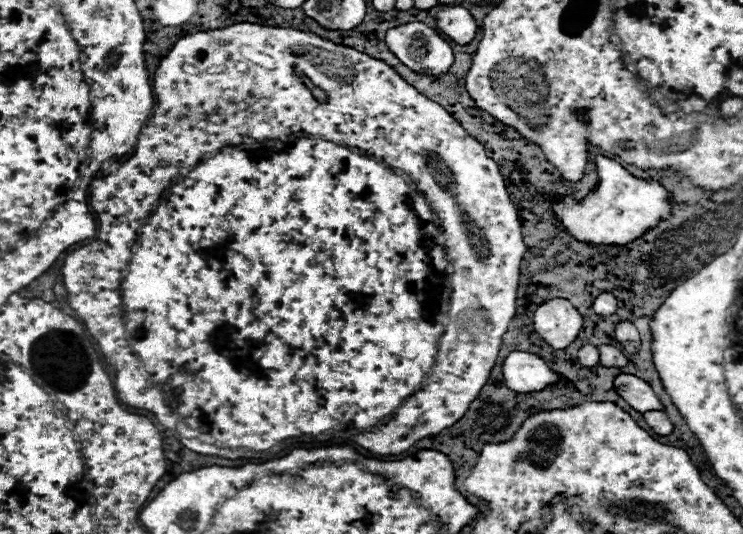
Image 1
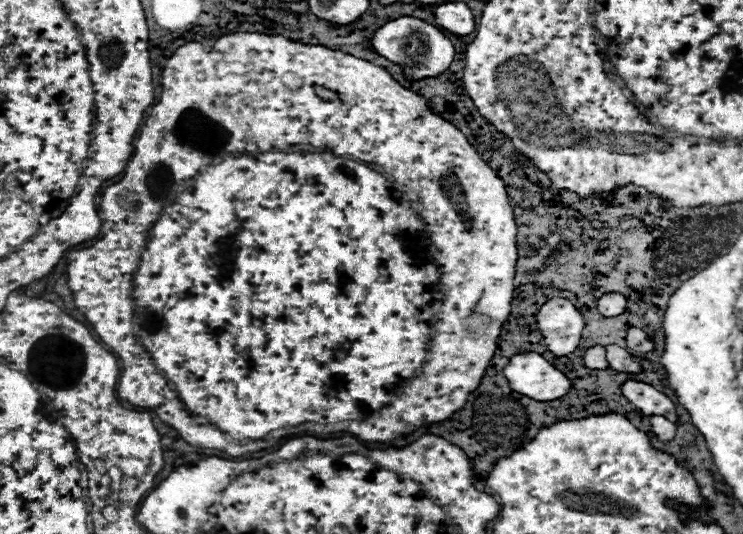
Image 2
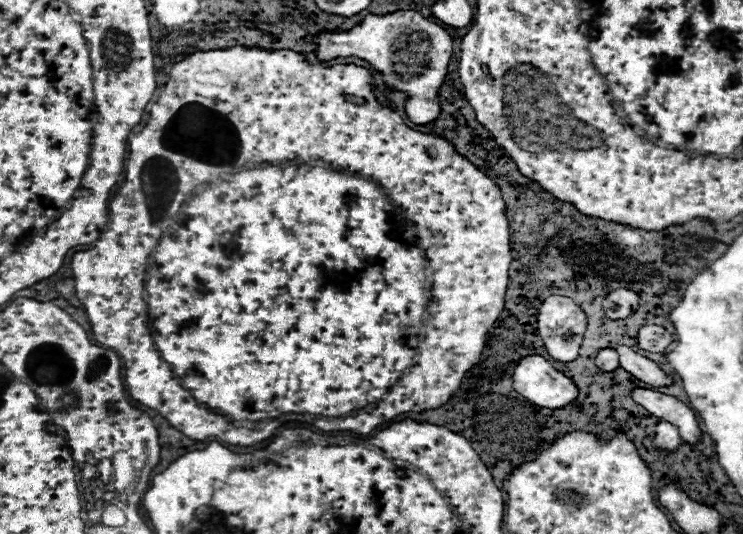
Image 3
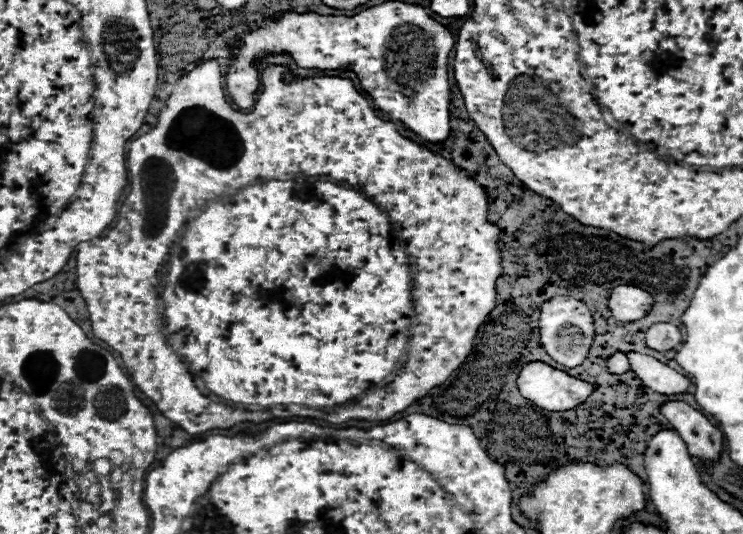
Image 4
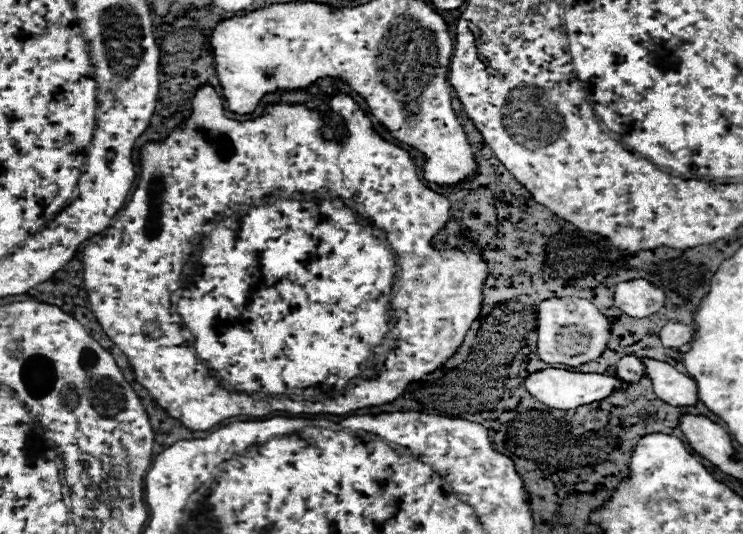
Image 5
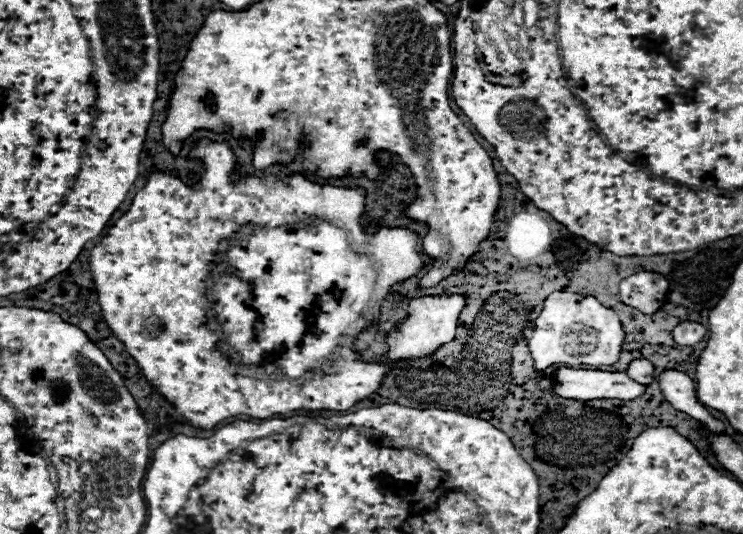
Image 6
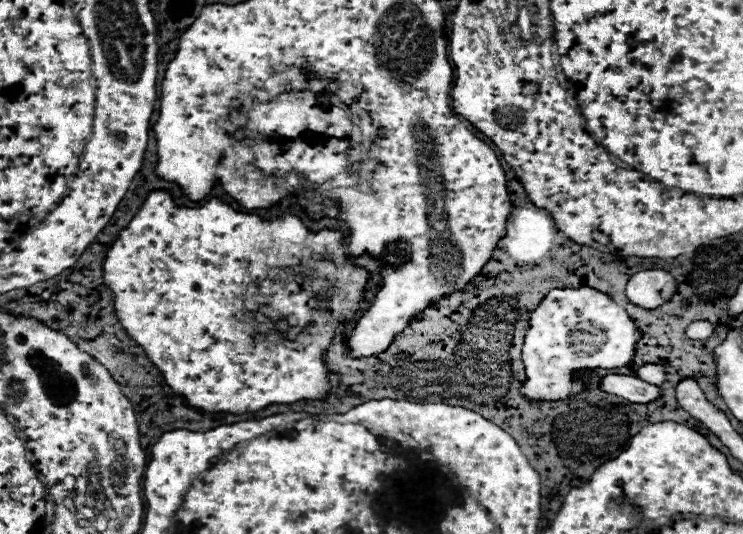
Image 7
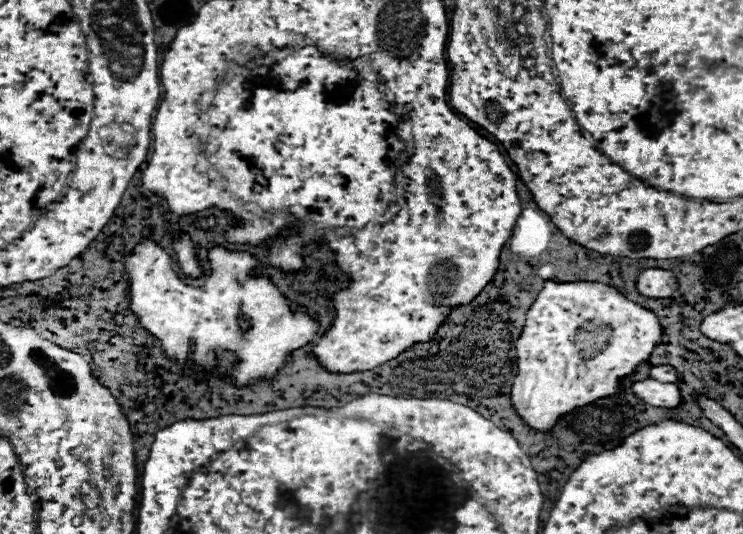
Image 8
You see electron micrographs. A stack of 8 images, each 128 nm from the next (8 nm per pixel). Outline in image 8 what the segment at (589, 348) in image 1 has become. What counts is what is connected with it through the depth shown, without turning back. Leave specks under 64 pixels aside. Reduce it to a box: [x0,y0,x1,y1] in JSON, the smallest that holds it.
[650,366,676,382]

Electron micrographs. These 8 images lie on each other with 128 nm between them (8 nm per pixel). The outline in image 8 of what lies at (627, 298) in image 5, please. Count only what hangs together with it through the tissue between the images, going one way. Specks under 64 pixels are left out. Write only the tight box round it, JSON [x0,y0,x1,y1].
[636,268,678,298]

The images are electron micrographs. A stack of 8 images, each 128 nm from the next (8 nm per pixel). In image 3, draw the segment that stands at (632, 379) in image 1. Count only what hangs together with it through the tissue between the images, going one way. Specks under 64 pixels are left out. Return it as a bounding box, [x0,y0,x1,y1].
[632,388,702,444]

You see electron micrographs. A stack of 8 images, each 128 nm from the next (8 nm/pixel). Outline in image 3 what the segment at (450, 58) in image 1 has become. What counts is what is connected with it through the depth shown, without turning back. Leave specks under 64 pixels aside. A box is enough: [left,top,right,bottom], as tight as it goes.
[316,10,452,124]

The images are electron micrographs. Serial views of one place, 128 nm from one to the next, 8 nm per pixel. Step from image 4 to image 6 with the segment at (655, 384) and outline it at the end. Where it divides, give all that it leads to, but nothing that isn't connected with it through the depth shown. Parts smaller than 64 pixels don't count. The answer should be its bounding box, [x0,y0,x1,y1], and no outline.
[658,370,724,432]

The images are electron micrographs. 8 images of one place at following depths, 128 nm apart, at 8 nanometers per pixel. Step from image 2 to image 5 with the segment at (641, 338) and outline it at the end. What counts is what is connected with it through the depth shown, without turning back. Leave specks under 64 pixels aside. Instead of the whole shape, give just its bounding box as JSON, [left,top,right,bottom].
[660,322,694,348]

